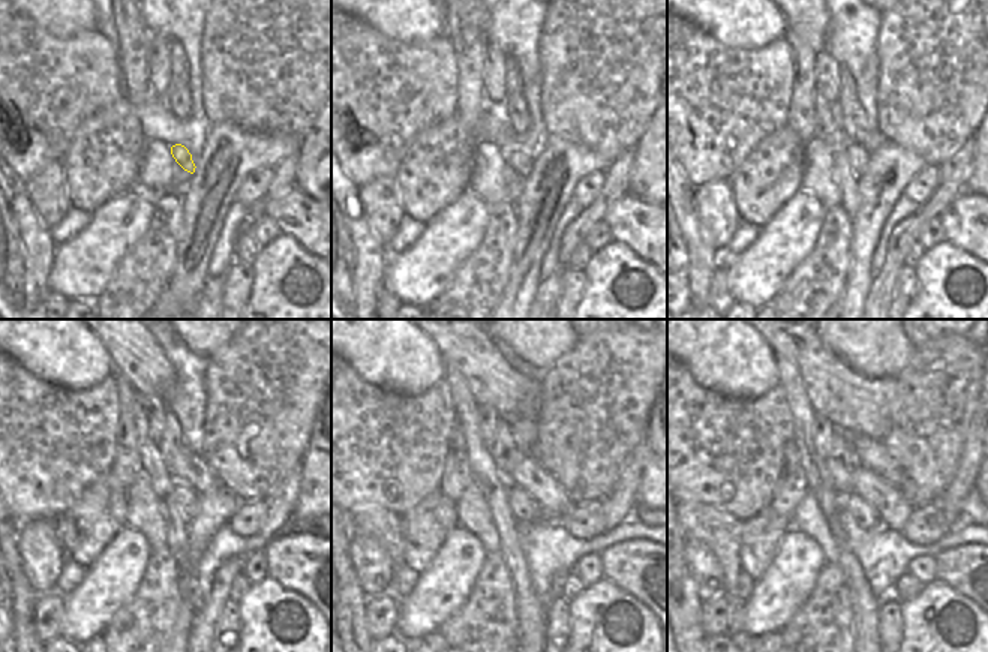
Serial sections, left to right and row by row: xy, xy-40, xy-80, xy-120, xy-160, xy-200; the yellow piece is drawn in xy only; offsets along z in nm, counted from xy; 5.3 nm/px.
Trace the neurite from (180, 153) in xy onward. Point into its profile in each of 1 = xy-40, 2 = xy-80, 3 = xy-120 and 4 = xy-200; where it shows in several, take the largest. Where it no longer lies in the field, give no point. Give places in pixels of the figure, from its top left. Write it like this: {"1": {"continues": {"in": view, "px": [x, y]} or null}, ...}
{"1": {"continues": {"in": "xy-40", "px": [519, 158]}}, "2": {"continues": {"in": "xy-80", "px": [858, 158]}}, "3": {"continues": {"in": "xy-120", "px": [186, 499]}}, "4": {"continues": {"in": "xy-200", "px": [864, 514]}}}

